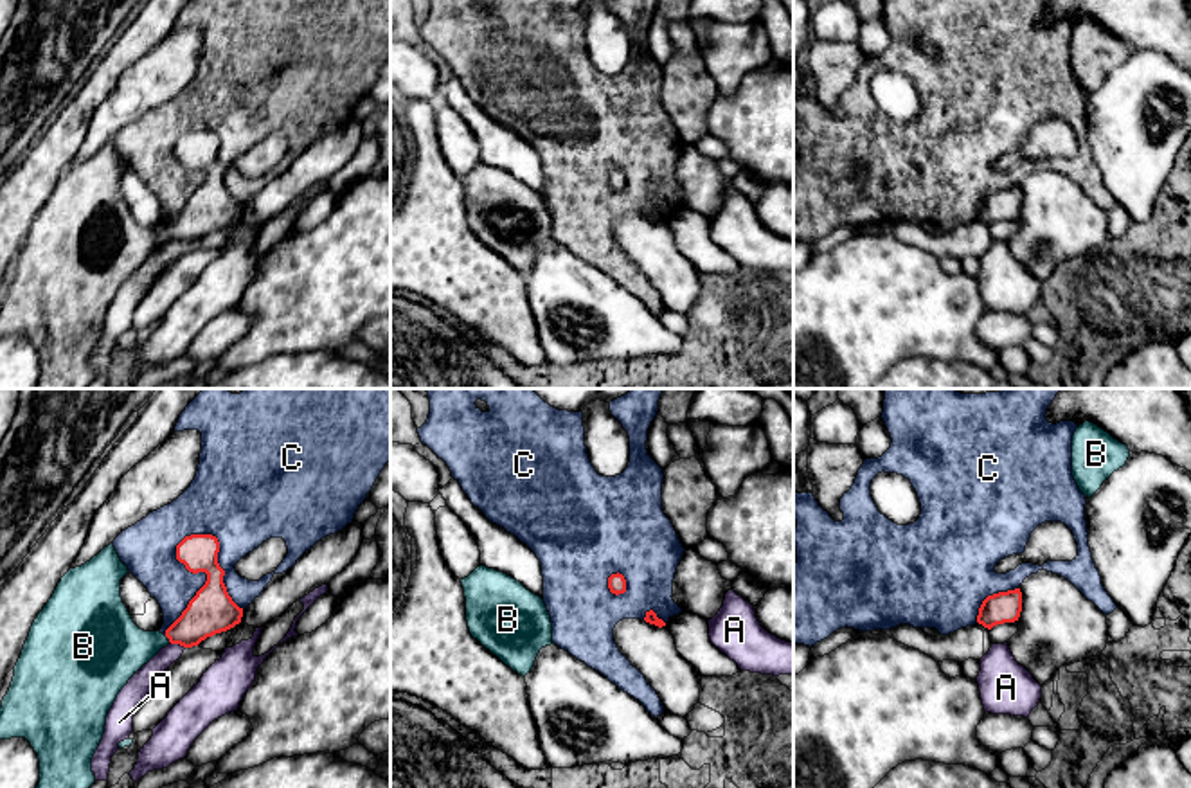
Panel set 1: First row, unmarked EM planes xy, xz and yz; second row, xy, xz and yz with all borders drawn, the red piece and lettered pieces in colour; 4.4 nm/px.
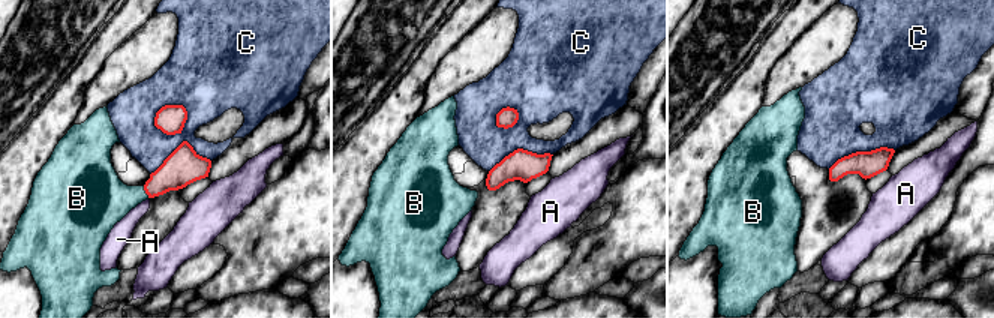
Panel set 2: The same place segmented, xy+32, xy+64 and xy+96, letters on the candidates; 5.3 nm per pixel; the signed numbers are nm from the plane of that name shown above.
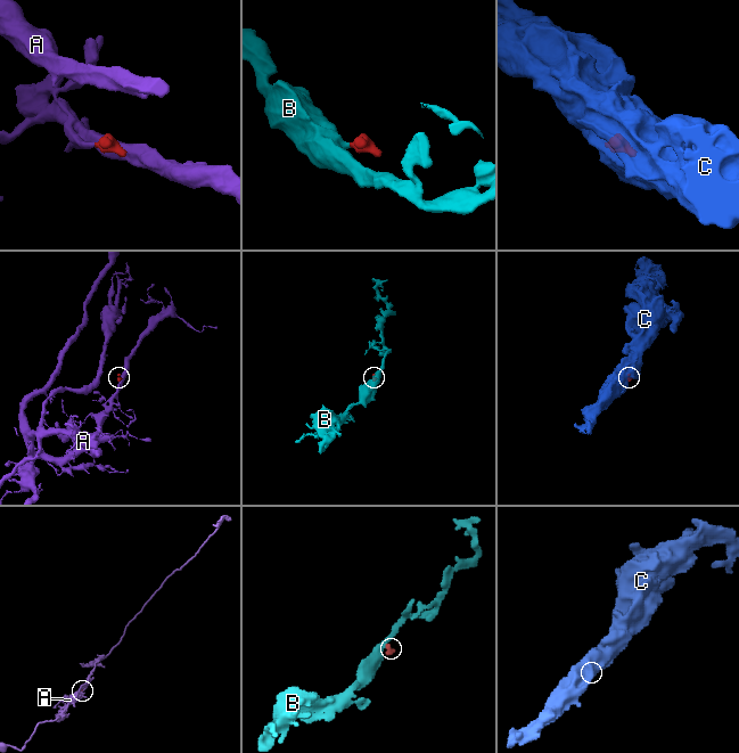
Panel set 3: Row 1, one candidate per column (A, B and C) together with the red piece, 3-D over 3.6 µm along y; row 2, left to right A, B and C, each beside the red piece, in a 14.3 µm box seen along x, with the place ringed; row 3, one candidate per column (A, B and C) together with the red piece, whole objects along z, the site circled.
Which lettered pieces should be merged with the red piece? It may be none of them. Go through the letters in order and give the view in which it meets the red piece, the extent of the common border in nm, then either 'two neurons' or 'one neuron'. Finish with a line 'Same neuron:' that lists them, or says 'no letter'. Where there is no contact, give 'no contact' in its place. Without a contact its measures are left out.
A: contact in xy; length 70 nm; two neurons
B: no contact; one neuron
C: contact in xy; length 500 nm; two neurons
Same neuron: B

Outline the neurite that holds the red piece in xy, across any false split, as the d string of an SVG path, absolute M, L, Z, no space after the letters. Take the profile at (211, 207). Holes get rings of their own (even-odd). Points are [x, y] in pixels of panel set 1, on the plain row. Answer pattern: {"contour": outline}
{"contour": "M191 131L176 142L176 157L193 171L205 169L207 178L164 230L144 228L133 219L121 194L121 176L130 167L113 140L61 175L31 223L0 304L0 336L25 335L38 351L34 389L86 389L95 380L92 354L108 308L128 277L169 239L193 245L241 219L243 205L227 189L218 149L212 131Z"}

